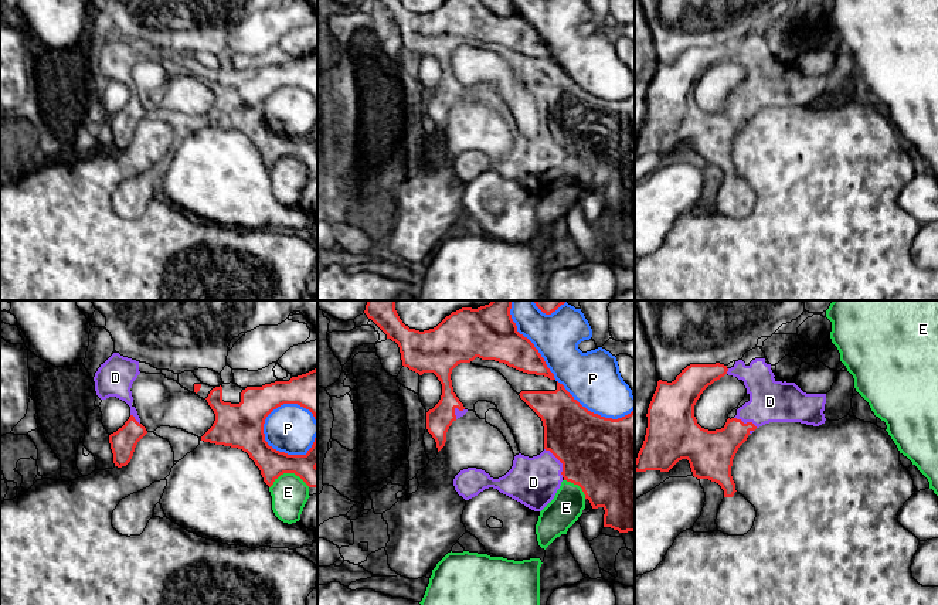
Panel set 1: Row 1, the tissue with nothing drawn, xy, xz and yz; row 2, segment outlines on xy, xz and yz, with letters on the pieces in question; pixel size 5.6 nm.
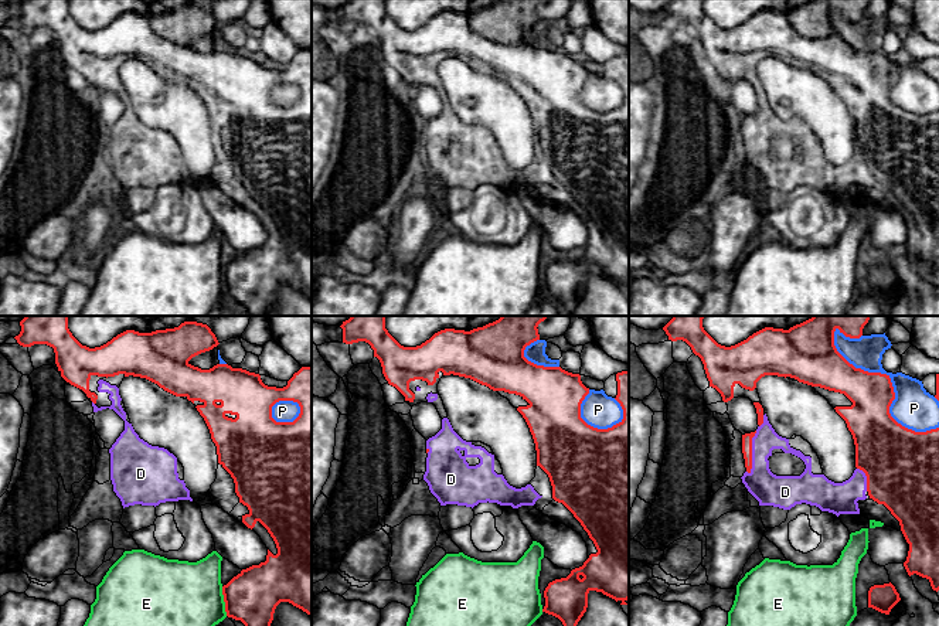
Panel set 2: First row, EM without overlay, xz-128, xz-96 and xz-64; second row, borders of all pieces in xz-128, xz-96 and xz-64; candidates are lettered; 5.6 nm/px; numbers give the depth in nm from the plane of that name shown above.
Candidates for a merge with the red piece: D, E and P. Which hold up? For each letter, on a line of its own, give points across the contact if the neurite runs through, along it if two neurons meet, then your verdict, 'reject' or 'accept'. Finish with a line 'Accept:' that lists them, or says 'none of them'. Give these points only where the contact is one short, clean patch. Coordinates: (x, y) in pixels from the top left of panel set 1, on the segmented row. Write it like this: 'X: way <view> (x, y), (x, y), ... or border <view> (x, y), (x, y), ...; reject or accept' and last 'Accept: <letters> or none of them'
D: accept
E: reject
P: reject
Accept: D

